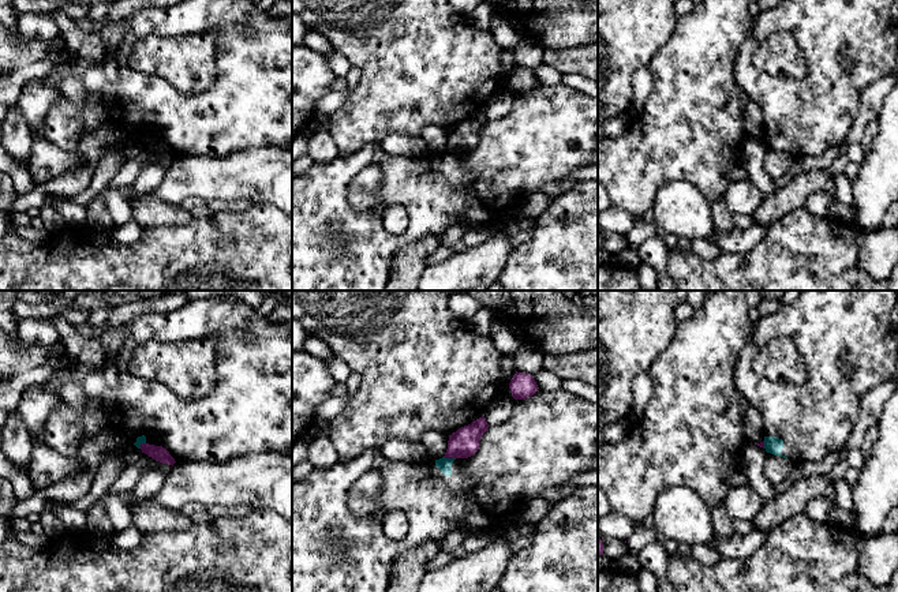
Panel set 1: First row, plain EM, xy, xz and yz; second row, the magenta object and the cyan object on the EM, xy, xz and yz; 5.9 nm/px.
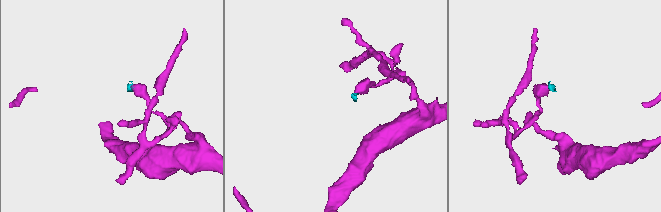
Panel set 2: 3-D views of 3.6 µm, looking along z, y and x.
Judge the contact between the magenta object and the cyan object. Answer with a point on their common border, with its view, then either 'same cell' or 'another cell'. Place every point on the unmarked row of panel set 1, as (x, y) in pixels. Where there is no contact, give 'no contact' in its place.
contact xz (449, 152); another cell

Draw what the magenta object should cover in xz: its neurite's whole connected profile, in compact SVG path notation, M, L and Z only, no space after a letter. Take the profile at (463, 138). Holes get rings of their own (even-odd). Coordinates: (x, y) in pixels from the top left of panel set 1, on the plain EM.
M482 110L468 120L459 123L449 130L446 153L468 153L479 143L482 130L487 125L489 119Z

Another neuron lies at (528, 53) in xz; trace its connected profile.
M523 37L515 50L516 65L534 71L543 64L543 50L535 40Z

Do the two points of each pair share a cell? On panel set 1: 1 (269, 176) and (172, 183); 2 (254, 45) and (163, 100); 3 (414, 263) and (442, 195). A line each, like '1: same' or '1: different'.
1: same
2: same
3: different

